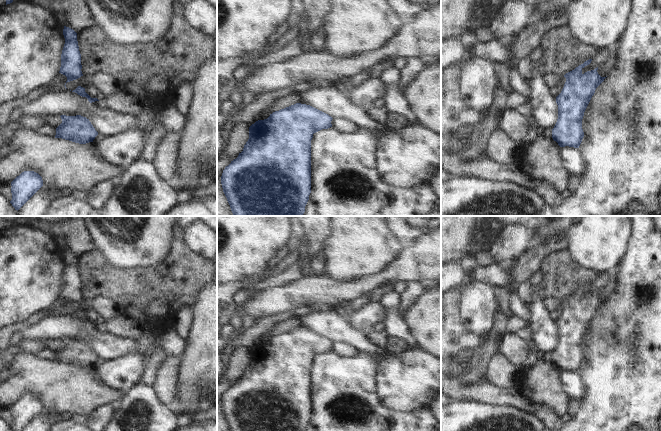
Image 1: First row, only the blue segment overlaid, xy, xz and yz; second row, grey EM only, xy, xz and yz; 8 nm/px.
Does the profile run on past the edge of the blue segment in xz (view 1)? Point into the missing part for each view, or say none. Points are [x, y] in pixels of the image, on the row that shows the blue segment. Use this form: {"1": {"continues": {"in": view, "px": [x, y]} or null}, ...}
{"1": {"continues": null}}

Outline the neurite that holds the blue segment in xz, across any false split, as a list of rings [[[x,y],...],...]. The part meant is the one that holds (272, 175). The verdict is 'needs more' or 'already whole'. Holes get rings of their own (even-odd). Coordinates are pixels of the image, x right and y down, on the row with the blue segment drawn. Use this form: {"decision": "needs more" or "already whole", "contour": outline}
{"decision": "already whole", "contour": [[[296,103],[279,111],[275,111],[267,119],[258,120],[249,127],[249,139],[238,157],[225,167],[221,176],[223,192],[234,216],[303,216],[305,206],[311,193],[311,140],[313,134],[332,127],[332,117],[306,104]]]}

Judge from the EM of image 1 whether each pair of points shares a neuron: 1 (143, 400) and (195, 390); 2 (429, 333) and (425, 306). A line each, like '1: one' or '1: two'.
1: two
2: one

